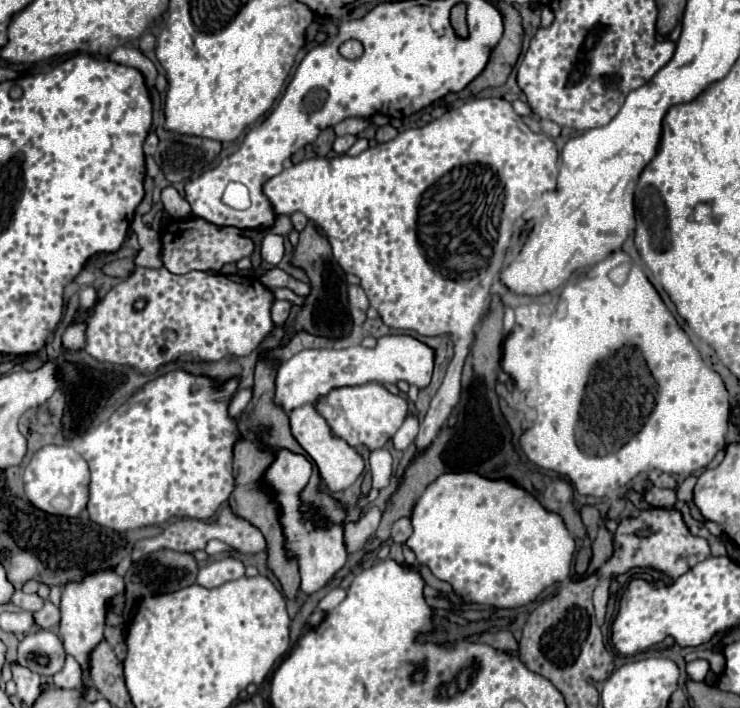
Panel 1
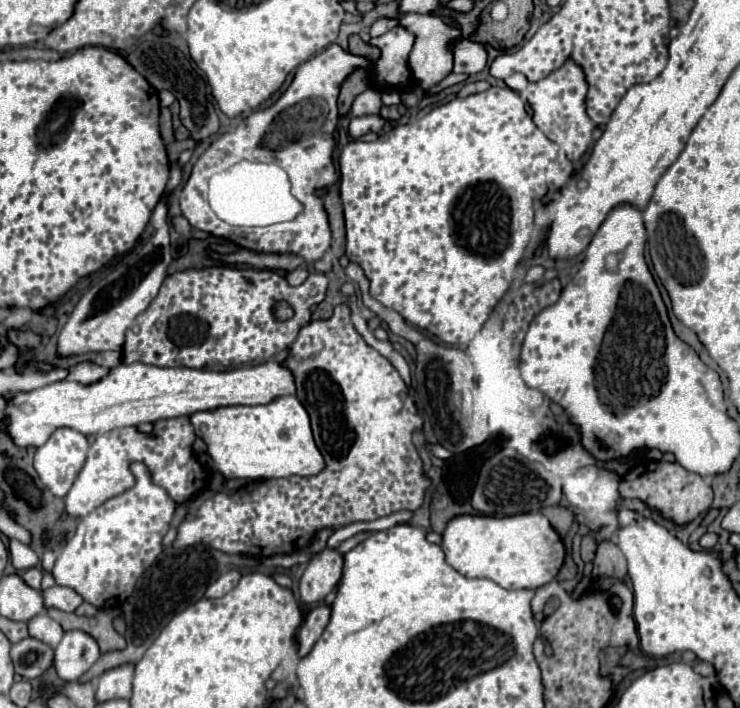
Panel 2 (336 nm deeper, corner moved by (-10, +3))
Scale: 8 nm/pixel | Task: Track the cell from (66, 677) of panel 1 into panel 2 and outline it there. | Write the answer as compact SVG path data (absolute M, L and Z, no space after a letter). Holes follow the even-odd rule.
M67 631L55 649L53 667L63 681L77 681L99 659L97 641L83 631Z

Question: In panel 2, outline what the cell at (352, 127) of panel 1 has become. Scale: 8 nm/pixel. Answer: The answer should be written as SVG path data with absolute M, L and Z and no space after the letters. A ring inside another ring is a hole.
M365 89L363 93L359 93L351 105L351 113L353 117L361 117L361 115L377 115L381 109L381 93L377 93L375 89Z

